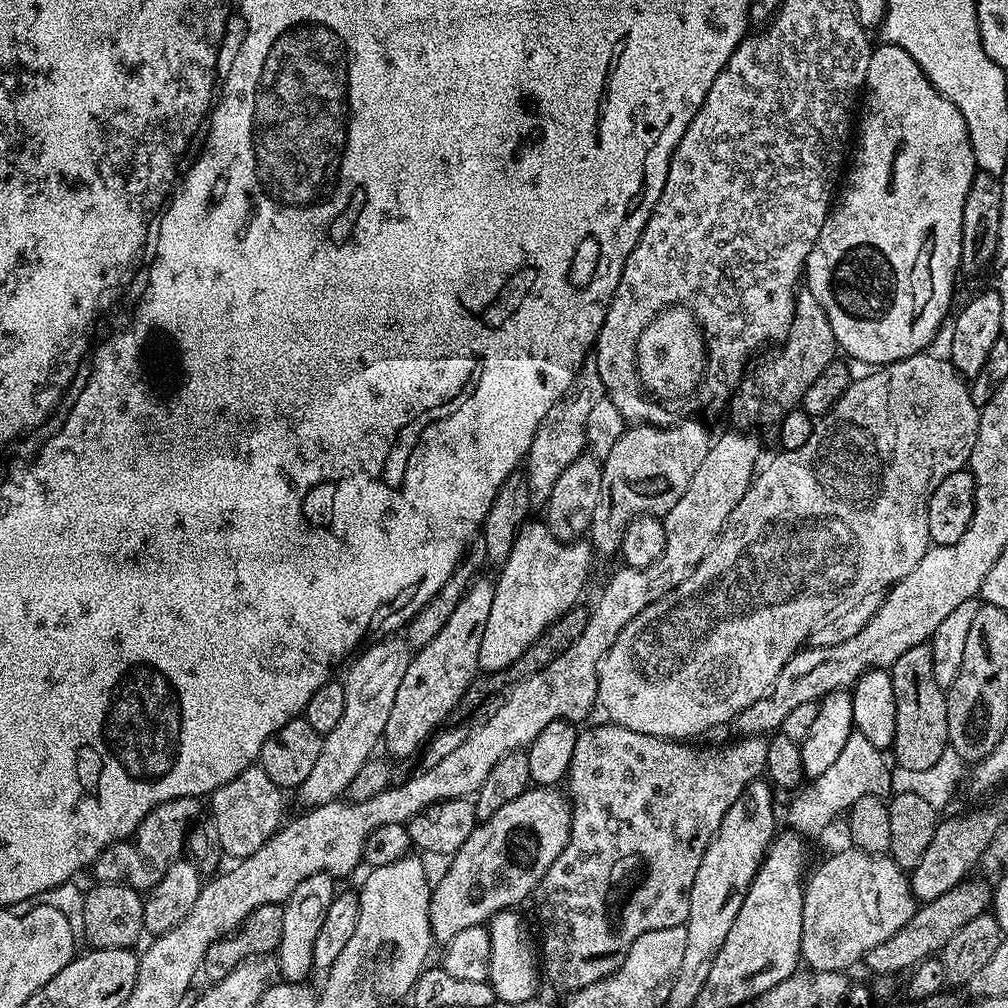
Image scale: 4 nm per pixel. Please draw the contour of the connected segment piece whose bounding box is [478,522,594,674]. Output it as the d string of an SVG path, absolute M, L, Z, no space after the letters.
M533 522L525 523L524 527L520 529L520 533L516 536L514 542L514 550L510 550L510 558L499 569L500 577L495 577L494 583L496 589L494 590L494 603L490 606L490 618L486 622L486 631L482 633L482 646L478 650L478 662L480 663L480 672L487 674L490 672L501 672L503 668L509 668L514 662L518 662L518 658L522 658L526 654L528 647L536 641L545 630L554 623L555 620L565 616L571 608L577 607L580 596L580 591L584 588L584 583L588 580L588 571L592 568L592 556L594 557L594 549L591 543L588 542L569 542L567 540L559 540L554 538L554 534L550 534L547 523L540 522L540 524L532 524Z

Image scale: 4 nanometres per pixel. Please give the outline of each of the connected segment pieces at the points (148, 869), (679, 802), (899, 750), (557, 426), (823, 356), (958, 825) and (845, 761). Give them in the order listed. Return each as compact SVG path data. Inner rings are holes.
M183 796L154 806L131 836L106 846L106 850L98 854L90 869L91 875L96 875L95 879L101 884L125 884L141 894L147 893L147 888L148 891L155 889L172 863L185 855L184 843L192 823L200 816L200 804L199 796Z
M603 722L596 724L579 733L574 746L574 758L570 762L570 770L566 777L566 795L572 806L572 825L570 826L570 838L568 845L554 858L550 870L542 878L542 882L535 890L534 900L537 900L536 908L540 911L540 936L538 932L538 948L542 953L542 972L556 988L564 988L565 993L575 992L582 986L590 986L598 982L603 976L609 976L617 966L617 961L604 960L607 956L619 957L627 953L628 948L642 934L650 930L662 930L670 926L685 924L690 914L690 886L694 886L694 874L698 874L698 866L702 866L702 854L712 841L712 835L722 826L722 818L726 818L726 812L742 794L742 790L751 780L763 777L768 767L768 742L769 737L761 734L758 736L746 736L737 739L737 744L728 744L717 752L699 752L688 742L678 740L666 740L663 736L651 736L650 734L638 734L638 730L630 730L621 724Z
M919 644L914 646L914 650L906 650L906 654L902 654L902 658L892 664L890 671L896 707L891 755L896 755L894 760L897 765L909 770L928 770L942 757L942 752L950 747L946 722L946 692L934 678L931 647L928 644Z
M595 359L585 360L583 369L570 386L568 393L542 418L538 430L534 434L534 442L526 457L526 483L533 501L547 501L550 490L554 490L554 482L558 482L558 474L570 466L570 462L585 455L588 439L586 438L586 417L594 407L596 400L605 399L606 393L602 386L602 378L596 369Z
M806 290L797 291L796 309L794 310L792 325L788 335L784 337L782 343L777 348L780 349L777 350L776 356L762 361L761 364L753 363L745 371L744 376L740 380L740 385L735 388L730 405L732 404L733 418L740 423L737 425L779 425L780 421L784 419L784 415L787 412L791 412L793 408L803 401L806 390L810 390L810 382L814 382L814 378L818 378L818 374L822 374L822 370L826 370L826 366L830 366L830 362L837 359L838 345L834 338L834 330L830 330L830 318L826 318L826 310L822 310L822 306L818 302L818 298L814 298L814 294L810 294Z
M984 808L973 816L956 816L953 820L941 819L936 826L934 838L930 838L930 846L926 846L926 854L922 854L922 862L911 869L910 883L912 895L917 901L927 902L934 898L942 898L946 890L954 890L969 875L968 872L980 863L980 855L990 846L994 834L998 834L1002 823L1000 812L996 808Z
M853 731L850 738L846 740L846 745L842 748L841 753L838 754L837 761L826 770L825 774L815 777L811 783L813 786L807 787L805 785L793 795L795 798L792 804L787 808L785 816L784 813L782 816L783 821L784 818L786 820L785 827L789 831L794 831L808 838L824 833L838 814L843 815L846 811L849 811L858 798L867 795L871 791L870 755L872 755L870 742L860 732Z

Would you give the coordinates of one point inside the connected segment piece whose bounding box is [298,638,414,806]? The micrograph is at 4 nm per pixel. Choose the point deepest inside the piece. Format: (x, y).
(371, 684)

